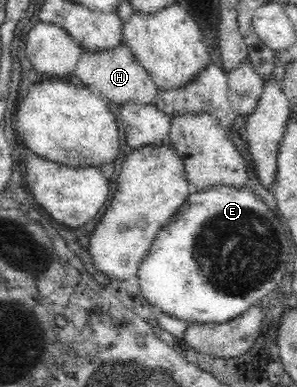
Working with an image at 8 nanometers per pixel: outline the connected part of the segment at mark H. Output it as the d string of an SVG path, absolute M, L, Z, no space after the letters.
M124 42L114 50L101 50L100 53L82 50L73 78L108 101L114 109L124 102L138 102L143 105L154 105L156 102L158 87L155 81L135 61L134 54Z

